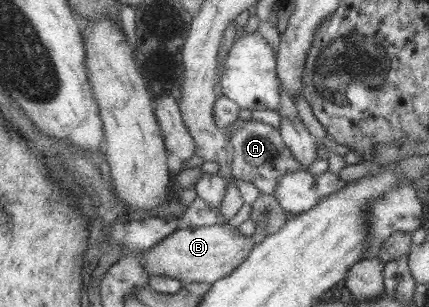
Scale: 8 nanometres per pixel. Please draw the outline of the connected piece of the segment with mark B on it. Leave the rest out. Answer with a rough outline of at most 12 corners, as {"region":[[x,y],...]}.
{"region":[[228,224],[181,225],[136,256],[182,284],[231,275],[254,242]]}

